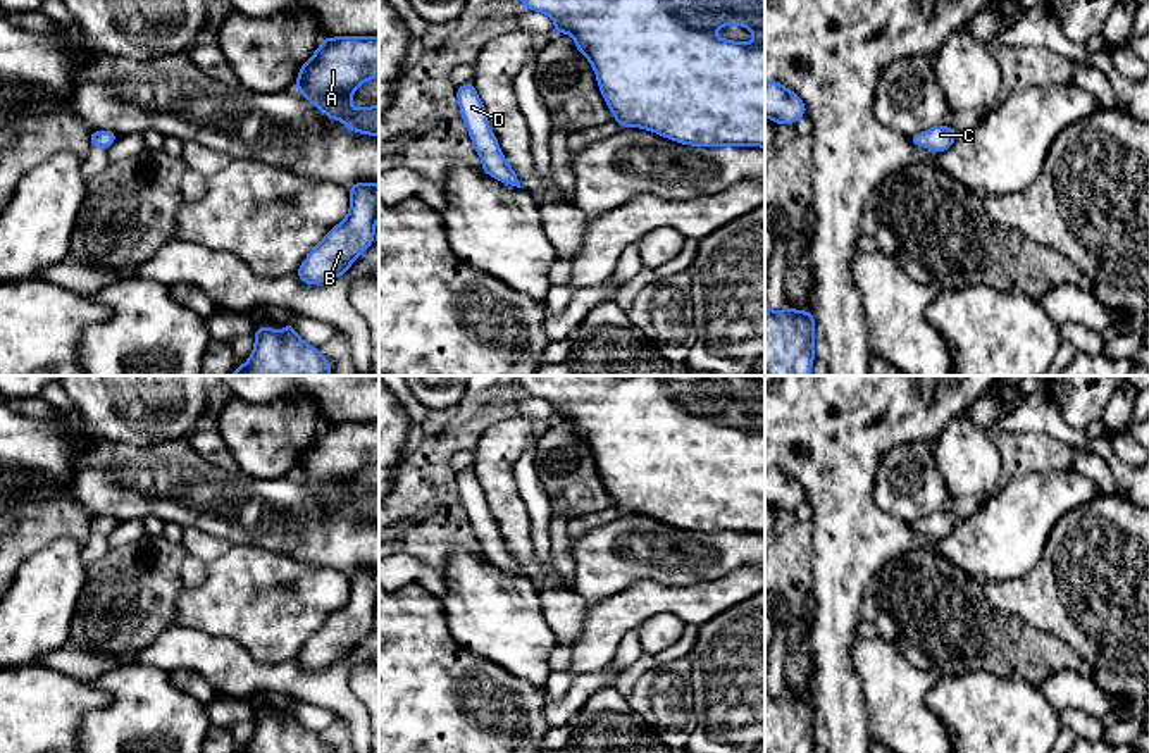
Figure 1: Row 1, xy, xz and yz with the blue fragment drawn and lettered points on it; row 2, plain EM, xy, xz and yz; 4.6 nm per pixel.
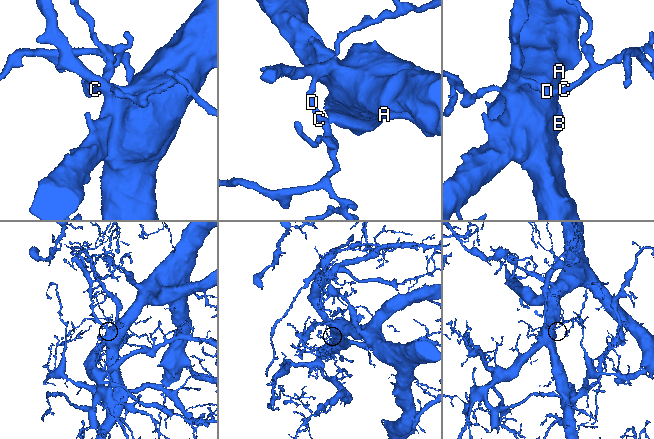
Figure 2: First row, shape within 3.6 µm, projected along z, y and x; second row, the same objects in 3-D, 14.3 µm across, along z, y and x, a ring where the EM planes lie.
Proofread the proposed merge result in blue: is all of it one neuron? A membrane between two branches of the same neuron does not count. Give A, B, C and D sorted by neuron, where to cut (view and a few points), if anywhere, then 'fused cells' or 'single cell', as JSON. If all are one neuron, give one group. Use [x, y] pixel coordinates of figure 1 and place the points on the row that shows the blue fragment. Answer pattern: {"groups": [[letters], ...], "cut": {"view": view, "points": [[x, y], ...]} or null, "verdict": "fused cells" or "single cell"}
{"groups": [["A", "B", "C", "D"]], "cut": null, "verdict": "single cell"}

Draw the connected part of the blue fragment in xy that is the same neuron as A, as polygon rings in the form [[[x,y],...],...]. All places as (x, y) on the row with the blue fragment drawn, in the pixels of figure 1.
[[[379,36],[322,38],[317,52],[300,67],[295,90],[327,119],[341,121],[353,133],[379,136],[379,103],[353,109],[350,102],[358,86],[372,78],[379,78]]]

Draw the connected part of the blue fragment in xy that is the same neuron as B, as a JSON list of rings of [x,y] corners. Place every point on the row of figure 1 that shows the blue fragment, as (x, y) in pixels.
[[[353,183],[350,212],[334,226],[296,269],[303,284],[329,283],[346,274],[358,255],[372,246],[379,221],[379,184]]]

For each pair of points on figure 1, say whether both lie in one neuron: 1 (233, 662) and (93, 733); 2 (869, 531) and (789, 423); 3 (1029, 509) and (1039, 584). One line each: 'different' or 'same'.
1: different
2: same
3: different

